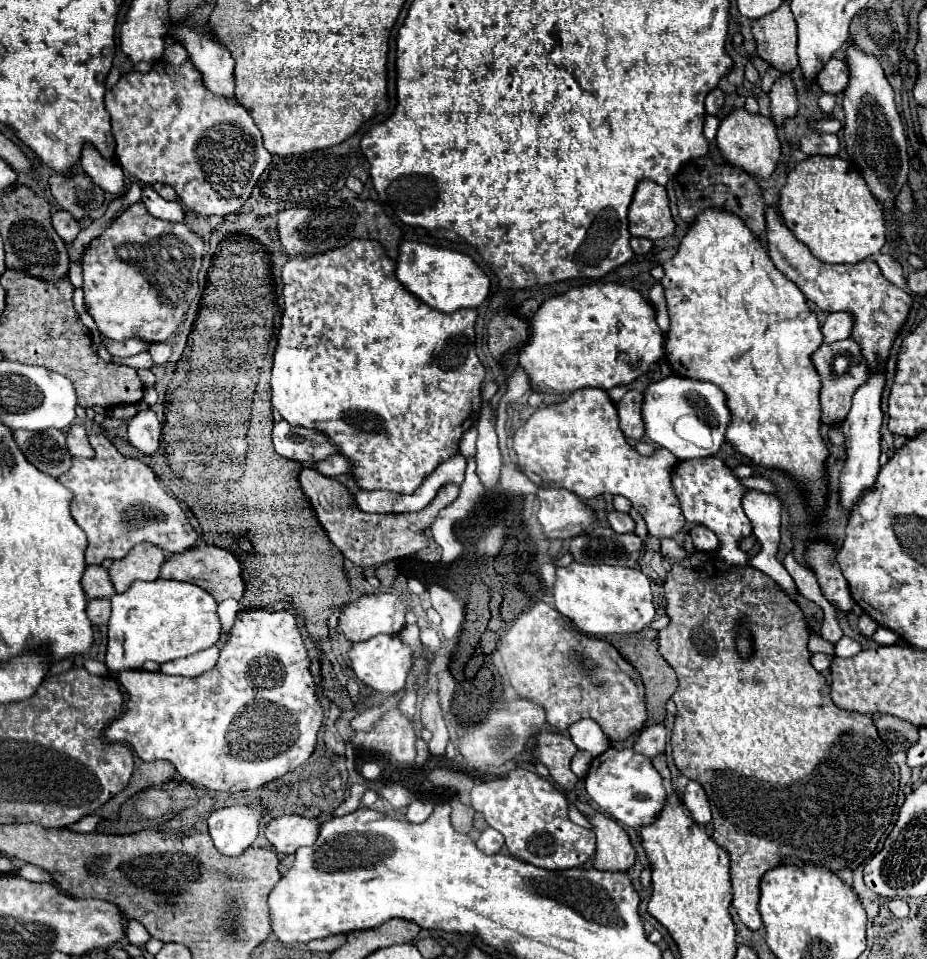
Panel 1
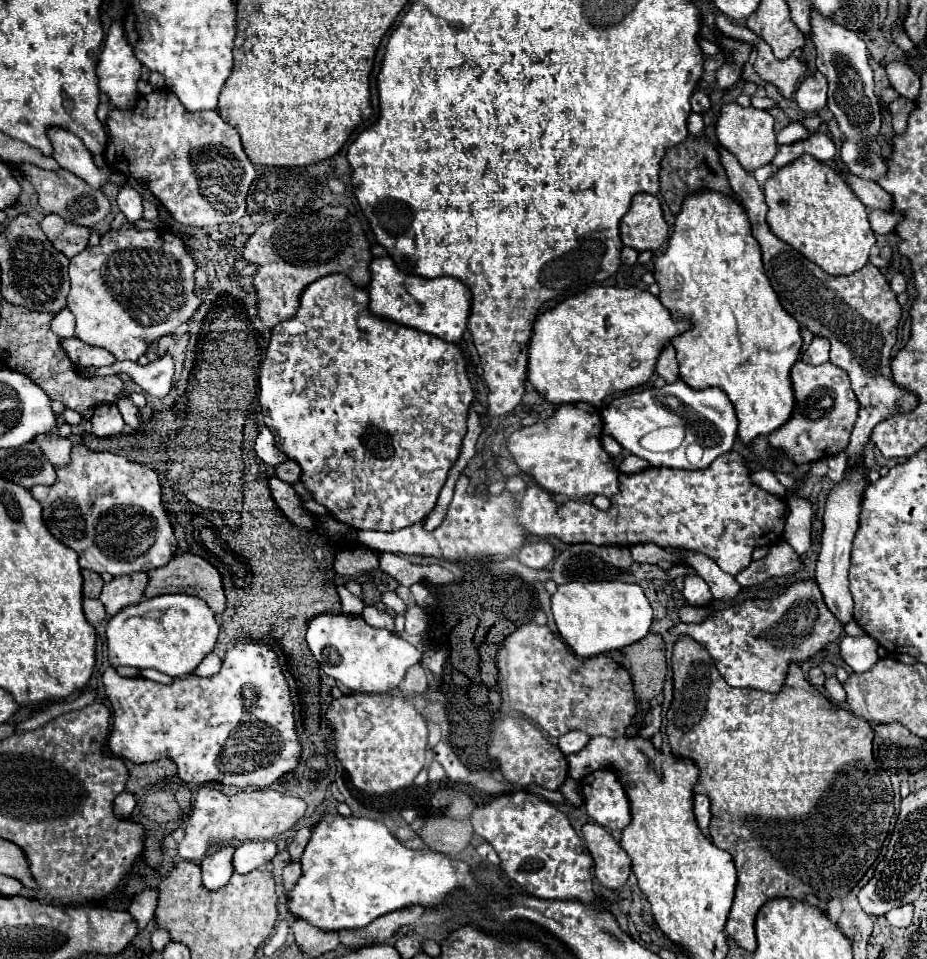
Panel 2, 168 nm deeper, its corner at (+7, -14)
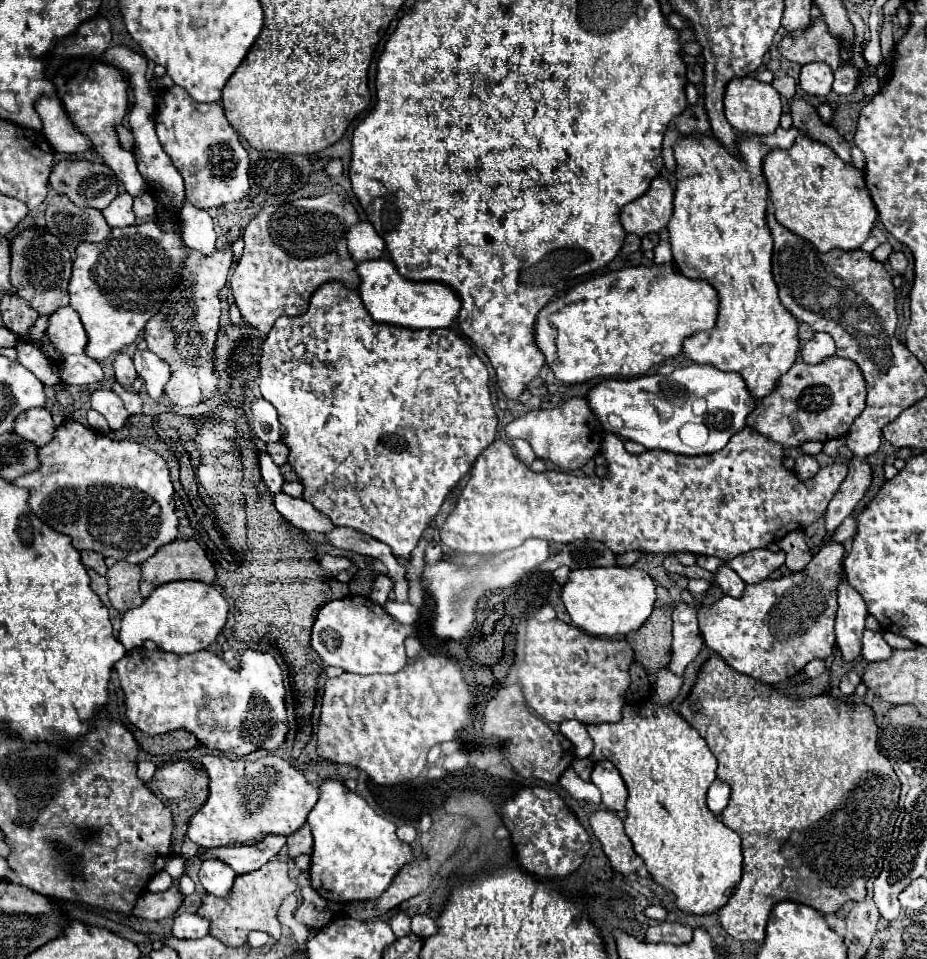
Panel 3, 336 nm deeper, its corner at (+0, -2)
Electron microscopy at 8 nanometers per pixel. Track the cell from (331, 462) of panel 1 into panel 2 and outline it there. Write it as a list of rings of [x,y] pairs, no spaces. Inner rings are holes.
[[[284,461],[284,463],[280,463],[280,465],[276,465],[274,467],[274,471],[276,471],[276,477],[278,479],[282,479],[284,483],[296,483],[296,481],[300,481],[300,467],[294,463],[294,461]]]

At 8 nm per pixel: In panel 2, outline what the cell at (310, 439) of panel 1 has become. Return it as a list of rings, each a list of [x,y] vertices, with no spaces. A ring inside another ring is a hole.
[[[262,427],[256,435],[256,445],[254,445],[254,451],[256,455],[266,463],[266,465],[272,465],[276,467],[278,463],[284,463],[286,461],[286,455],[282,455],[282,451],[278,451],[276,443],[274,443],[274,435],[268,427]]]

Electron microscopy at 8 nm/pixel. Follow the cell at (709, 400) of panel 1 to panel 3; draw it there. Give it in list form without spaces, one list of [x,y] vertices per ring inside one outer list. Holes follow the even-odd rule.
[[[689,365],[679,367],[671,375],[643,375],[635,379],[607,379],[593,387],[587,393],[589,407],[595,411],[601,425],[621,435],[623,439],[645,445],[647,449],[663,449],[679,455],[709,455],[721,451],[729,439],[745,427],[747,415],[755,409],[755,399],[749,395],[745,381],[737,373],[723,373],[711,365]],[[695,399],[707,401],[707,413],[703,415],[703,423],[709,429],[709,441],[703,447],[689,447],[679,439],[679,429],[683,423],[693,421],[691,405]],[[653,401],[667,401],[673,407],[673,415],[669,419],[661,419]],[[617,415],[623,419],[623,427],[613,427],[607,417]]]

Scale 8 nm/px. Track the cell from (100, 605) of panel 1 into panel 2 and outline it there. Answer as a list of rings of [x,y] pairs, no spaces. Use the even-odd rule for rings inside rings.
[[[84,599],[84,615],[86,615],[86,619],[88,619],[92,625],[100,623],[102,619],[106,619],[104,605],[102,605],[98,599]]]

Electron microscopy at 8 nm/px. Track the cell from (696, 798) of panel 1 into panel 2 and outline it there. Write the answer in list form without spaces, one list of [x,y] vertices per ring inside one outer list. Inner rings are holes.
[[[696,795],[694,797],[694,813],[696,813],[696,821],[700,825],[702,831],[708,831],[708,823],[710,823],[710,799],[706,795]]]

